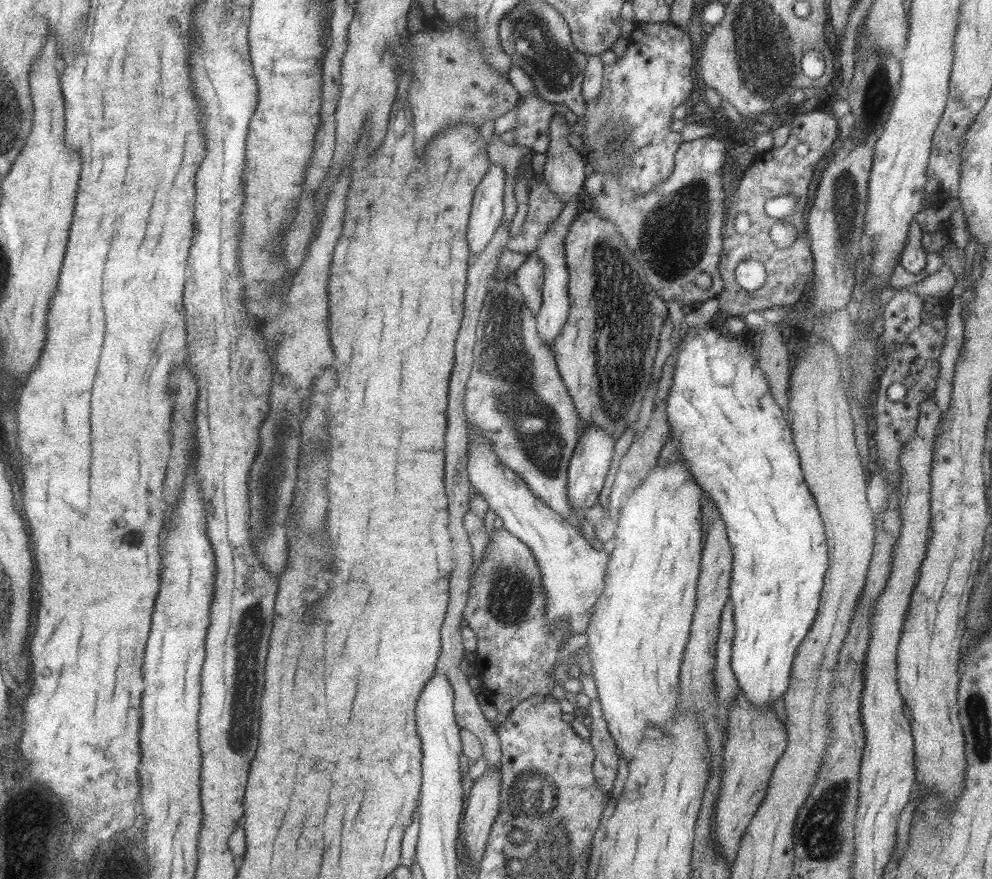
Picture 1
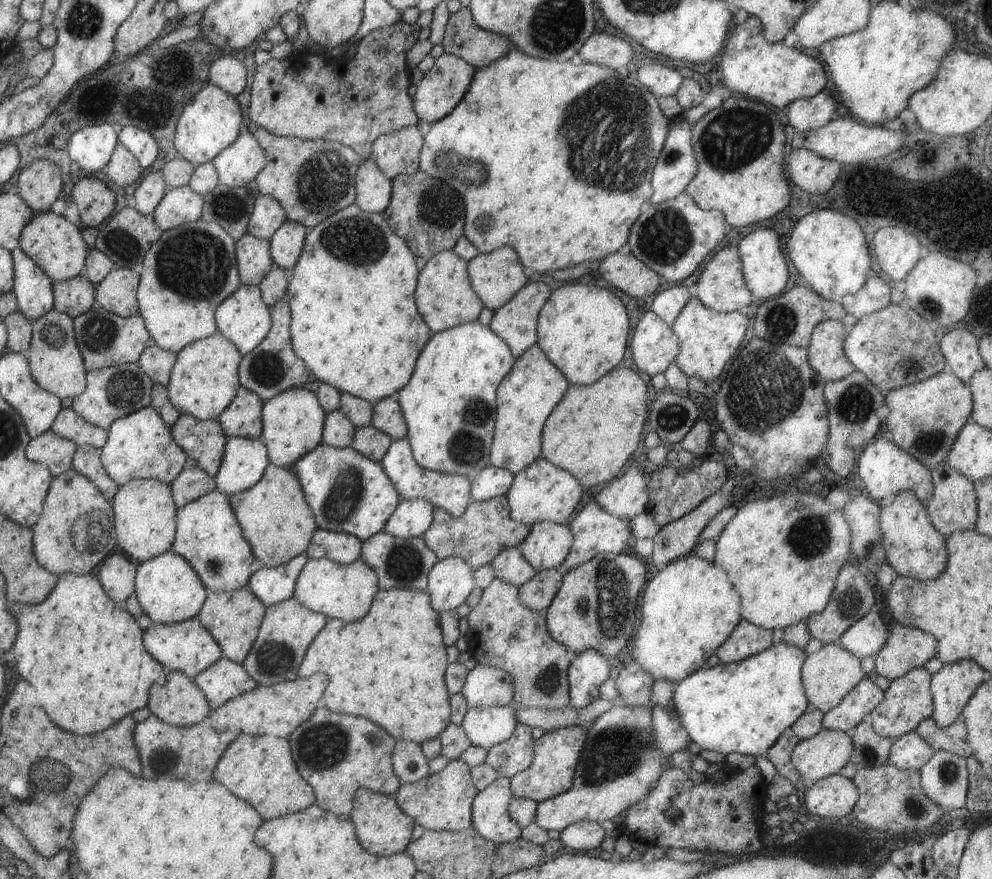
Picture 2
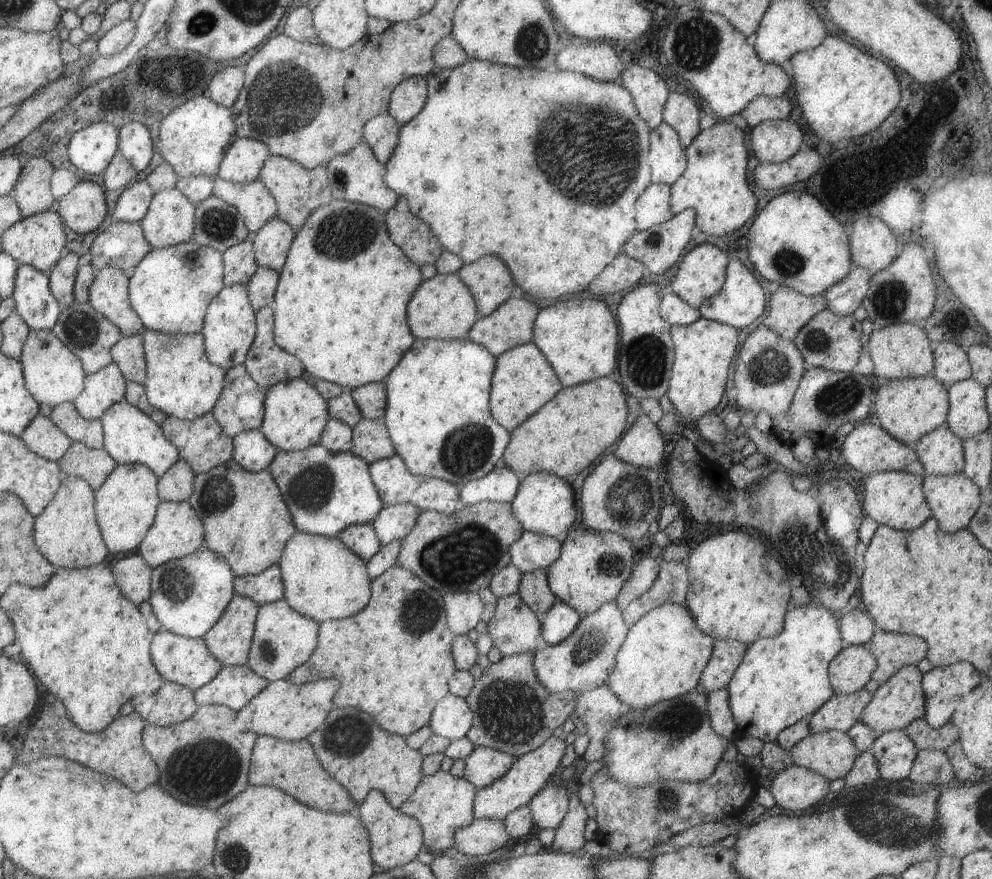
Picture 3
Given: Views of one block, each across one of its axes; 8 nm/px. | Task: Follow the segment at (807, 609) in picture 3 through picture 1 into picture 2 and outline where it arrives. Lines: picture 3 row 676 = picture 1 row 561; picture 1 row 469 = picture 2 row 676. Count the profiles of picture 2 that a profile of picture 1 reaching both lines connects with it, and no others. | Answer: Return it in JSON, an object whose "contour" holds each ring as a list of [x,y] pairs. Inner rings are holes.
{"contour":[[[775,639],[769,648],[753,656],[748,656],[739,662],[719,663],[711,668],[705,666],[674,684],[671,705],[679,714],[687,738],[695,742],[699,748],[709,752],[713,750],[717,754],[739,752],[756,757],[769,750],[779,735],[809,708],[801,682],[801,666],[805,658],[807,654],[803,648]]]}

